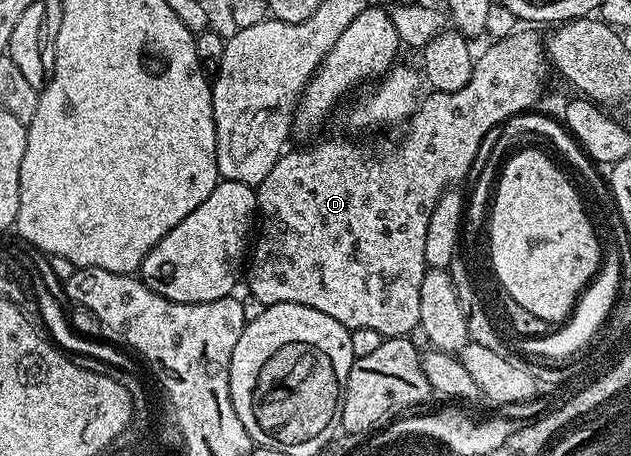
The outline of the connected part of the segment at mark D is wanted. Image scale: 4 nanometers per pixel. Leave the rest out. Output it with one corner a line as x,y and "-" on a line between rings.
522,28
517,34
491,41
490,47
483,54
479,53
475,57
472,76
468,84
464,84
464,88
456,92
436,90
427,93
419,101
414,113
410,115
408,125
405,127
406,135
395,150
369,150
358,142
322,142
311,150
287,149
278,157
276,164
272,164
272,172
268,172
268,176
264,176
262,183
256,187
257,217
260,221
256,226
256,241
248,258
248,274
250,270
250,294
256,301
262,302
258,304
263,307
276,304
304,304
308,308
316,308
316,312
324,312
324,316
332,316
332,320
336,320
349,331
373,328
374,331
382,334
383,339
410,336
413,335
413,330
419,329
420,286
424,284
424,276
428,269
424,256
424,239
428,237
428,220
432,220
432,210
436,208
443,192
458,184
458,181
469,172
470,165
474,161
475,163
479,161
478,149
481,148
486,133
493,126
493,130
501,127
514,115
533,111
537,107
534,105
537,104
542,89
546,86
548,55
544,49
543,39
541,37
538,39
530,30
533,29

